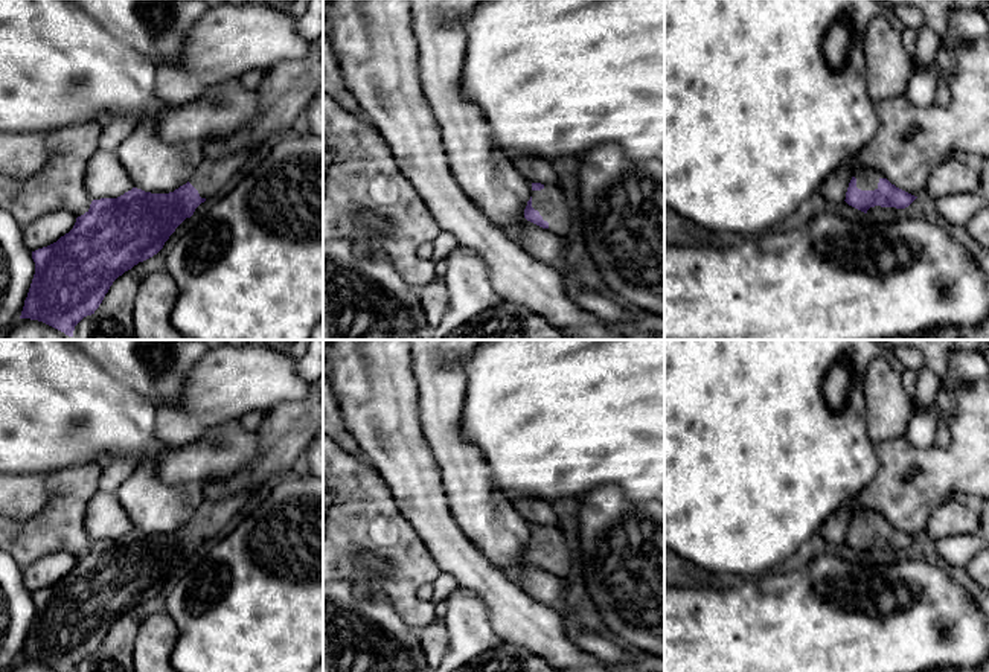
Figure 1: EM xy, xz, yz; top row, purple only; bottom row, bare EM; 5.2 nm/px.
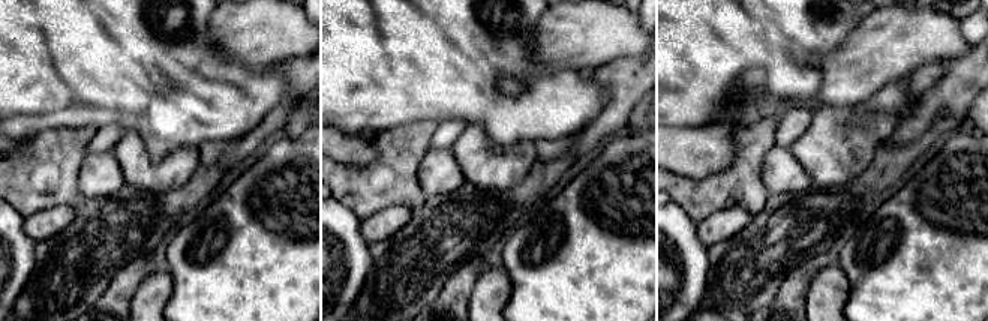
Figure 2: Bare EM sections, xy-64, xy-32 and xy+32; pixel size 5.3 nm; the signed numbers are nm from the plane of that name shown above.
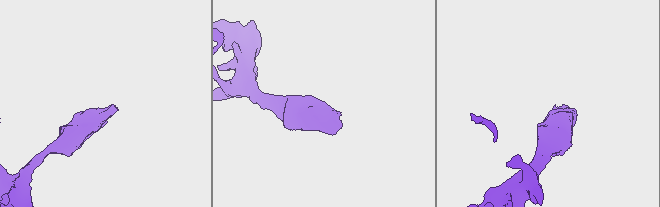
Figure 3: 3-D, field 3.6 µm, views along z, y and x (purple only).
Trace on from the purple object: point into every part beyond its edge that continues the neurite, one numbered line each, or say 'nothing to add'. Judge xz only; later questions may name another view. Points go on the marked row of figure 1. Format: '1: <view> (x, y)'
1: xz (550, 203)

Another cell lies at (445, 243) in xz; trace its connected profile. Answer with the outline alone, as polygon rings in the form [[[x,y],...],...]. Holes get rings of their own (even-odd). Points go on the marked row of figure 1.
[[[440,230],[437,238],[428,247],[427,256],[436,264],[445,259],[457,247],[459,247],[457,239],[451,233]]]

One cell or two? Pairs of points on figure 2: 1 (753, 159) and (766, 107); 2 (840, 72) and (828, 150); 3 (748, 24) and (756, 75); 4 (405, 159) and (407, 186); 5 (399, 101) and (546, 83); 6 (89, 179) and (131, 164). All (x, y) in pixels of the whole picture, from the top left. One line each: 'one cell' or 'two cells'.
1: two cells
2: two cells
3: two cells
4: one cell
5: one cell
6: two cells

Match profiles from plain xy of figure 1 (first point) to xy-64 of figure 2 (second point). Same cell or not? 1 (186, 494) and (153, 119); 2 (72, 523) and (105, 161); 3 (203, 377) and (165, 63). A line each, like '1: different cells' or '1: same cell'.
1: different cells
2: different cells
3: different cells

